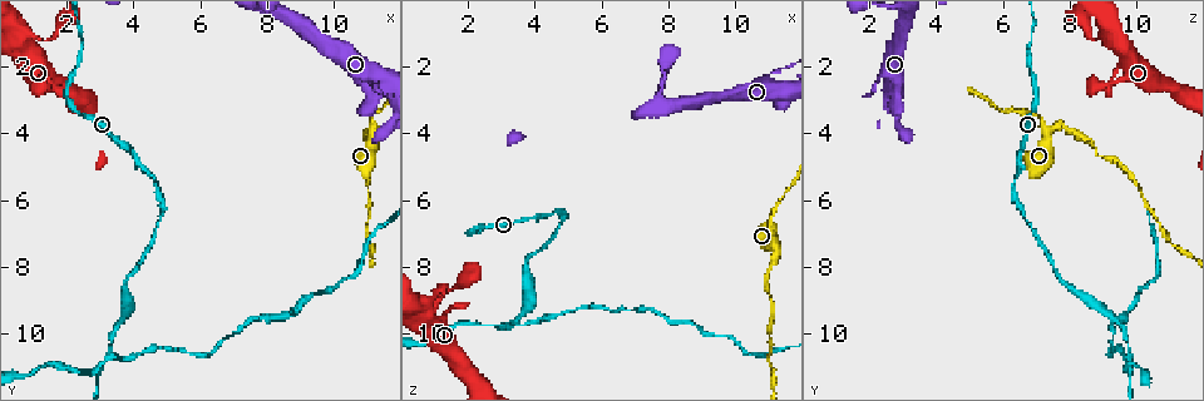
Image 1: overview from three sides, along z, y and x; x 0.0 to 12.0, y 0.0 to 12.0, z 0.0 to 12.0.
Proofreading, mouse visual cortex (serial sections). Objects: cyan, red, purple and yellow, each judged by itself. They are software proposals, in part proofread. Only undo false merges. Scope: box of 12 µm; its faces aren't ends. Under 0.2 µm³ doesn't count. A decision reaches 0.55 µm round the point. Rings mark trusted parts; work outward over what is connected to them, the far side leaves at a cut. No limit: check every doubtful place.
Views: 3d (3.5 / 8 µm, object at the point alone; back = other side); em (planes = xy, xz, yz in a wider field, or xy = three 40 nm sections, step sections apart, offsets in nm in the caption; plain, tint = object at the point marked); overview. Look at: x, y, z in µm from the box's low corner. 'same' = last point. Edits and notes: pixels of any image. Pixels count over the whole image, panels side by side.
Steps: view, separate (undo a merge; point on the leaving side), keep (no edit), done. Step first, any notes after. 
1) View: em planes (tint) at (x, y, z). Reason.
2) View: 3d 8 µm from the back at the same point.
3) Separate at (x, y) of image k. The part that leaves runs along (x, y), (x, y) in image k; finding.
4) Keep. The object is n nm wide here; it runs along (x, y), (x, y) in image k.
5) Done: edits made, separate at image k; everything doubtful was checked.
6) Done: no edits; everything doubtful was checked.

View: 3d 3.5 µm at (11.1, 3.7, 7.2). Calibre changes.

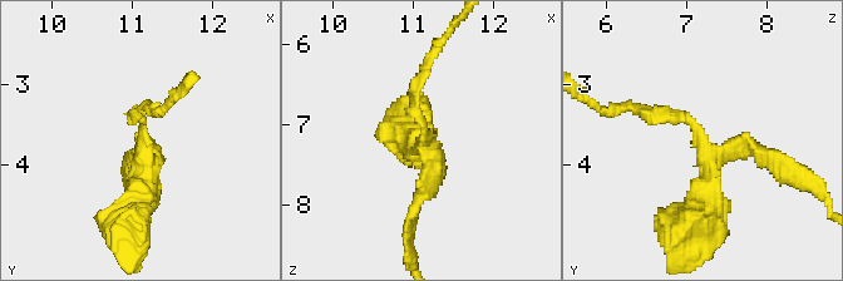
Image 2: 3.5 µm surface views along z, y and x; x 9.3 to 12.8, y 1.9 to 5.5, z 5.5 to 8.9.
View: em xy step 2 (tint) at (11.15, 3.70, 7.20). 3 arms meet here; the arms are 150, 150, 350 nm wide.

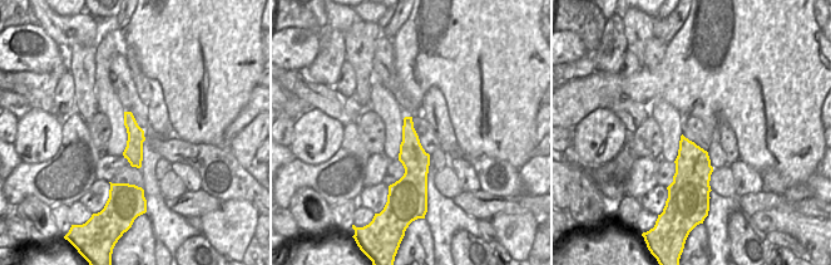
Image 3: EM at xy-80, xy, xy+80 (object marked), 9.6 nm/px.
View: em xy step 1 (tint) at the same point.

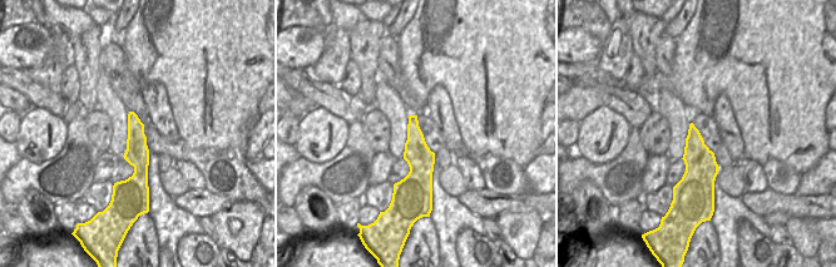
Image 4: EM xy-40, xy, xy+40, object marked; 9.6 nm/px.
Keep. The object is 260 nm wide here; it runs along (126, 211), (148, 172), (144, 107) in image 2; one cell here.

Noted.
View: 3d 3.5 µm at (3.2, 10.5, 9.7).

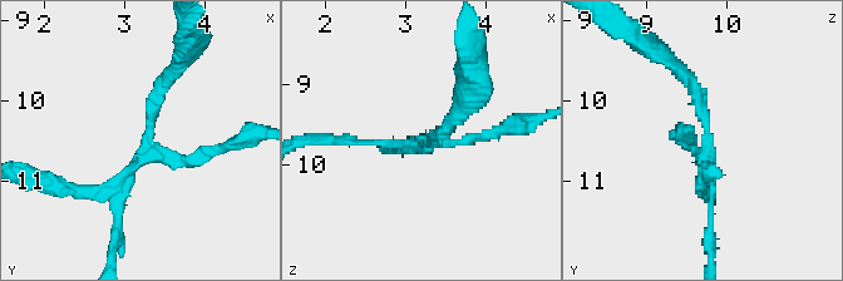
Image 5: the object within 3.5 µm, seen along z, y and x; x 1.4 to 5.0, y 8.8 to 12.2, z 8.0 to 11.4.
View: em planes (tint) at (3.30, 10.60, 9.80). 4 arms meet here; the arms are 100, 100, 150, 200 nm wide.

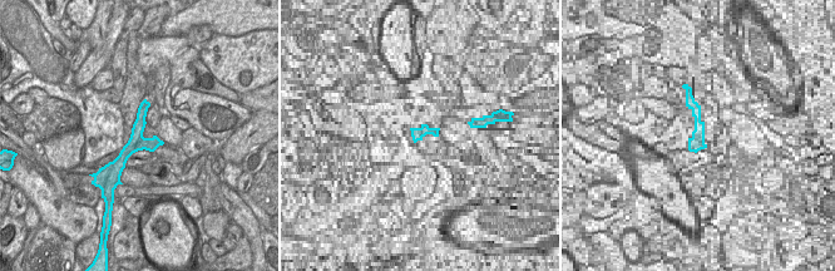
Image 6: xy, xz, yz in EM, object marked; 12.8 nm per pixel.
Separate at (473, 137) of image 5. The part that leaves runs along (147, 136), (182, 158), (247, 136) in image 5; two cells meet here.

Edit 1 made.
Done: edits made, separate at image 5; everything doubtful was checked.

